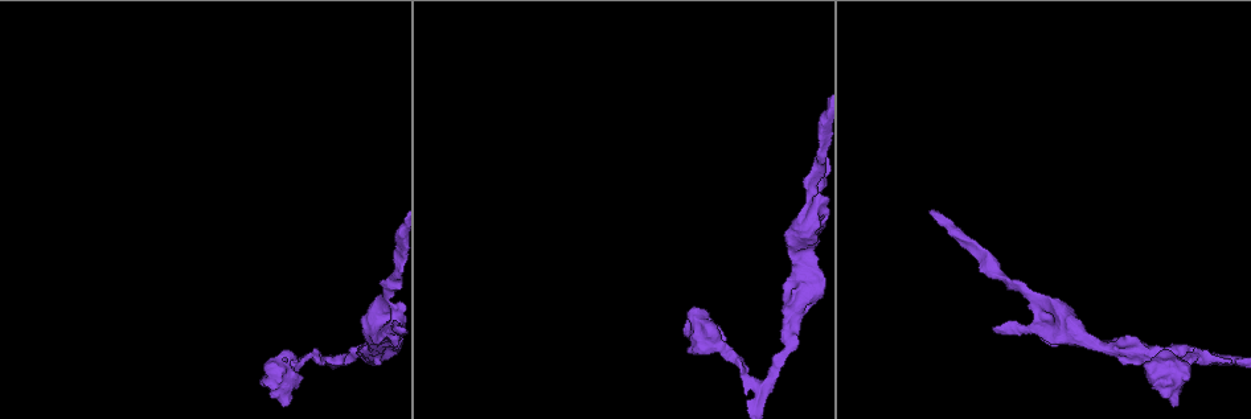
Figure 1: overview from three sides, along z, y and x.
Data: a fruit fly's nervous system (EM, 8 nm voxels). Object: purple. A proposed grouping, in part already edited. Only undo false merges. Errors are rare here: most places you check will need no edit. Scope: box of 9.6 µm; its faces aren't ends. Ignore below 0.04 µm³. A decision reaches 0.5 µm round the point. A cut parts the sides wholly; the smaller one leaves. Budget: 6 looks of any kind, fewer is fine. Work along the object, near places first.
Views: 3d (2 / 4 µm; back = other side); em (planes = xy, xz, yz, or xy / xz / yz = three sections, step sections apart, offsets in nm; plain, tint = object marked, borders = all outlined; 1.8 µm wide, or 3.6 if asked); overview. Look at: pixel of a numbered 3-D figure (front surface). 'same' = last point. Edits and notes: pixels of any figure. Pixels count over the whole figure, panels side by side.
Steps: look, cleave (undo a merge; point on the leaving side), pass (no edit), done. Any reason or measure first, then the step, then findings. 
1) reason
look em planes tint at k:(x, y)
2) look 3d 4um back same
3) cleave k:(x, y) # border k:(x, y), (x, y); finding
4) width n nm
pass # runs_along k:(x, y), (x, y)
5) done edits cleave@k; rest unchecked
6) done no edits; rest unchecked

calibre changes
look 3d 4um back at 1:(1059, 331)

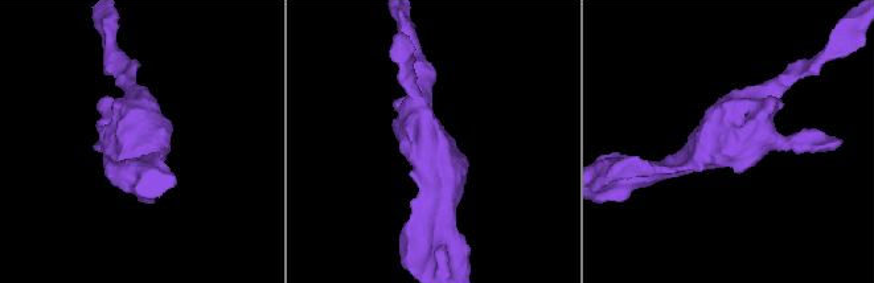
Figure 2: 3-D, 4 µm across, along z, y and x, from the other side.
need the tissue
look em 3.6um xy step 4 tint at 2:(429, 141)

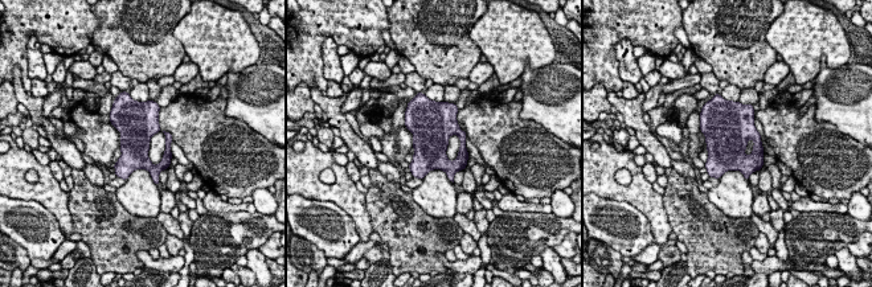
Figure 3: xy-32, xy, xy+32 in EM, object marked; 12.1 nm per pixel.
look em 3.6um planes tint same

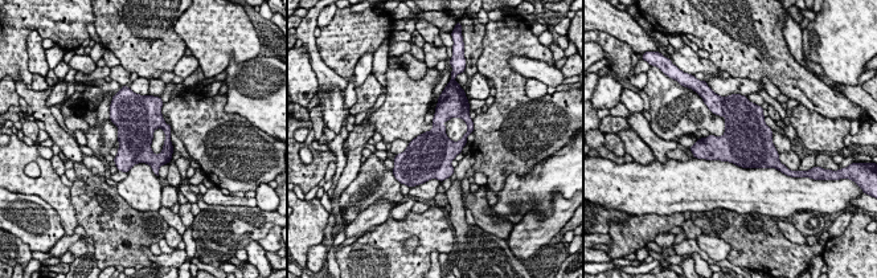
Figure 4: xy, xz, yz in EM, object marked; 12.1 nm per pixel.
pass # continuous, no second neuron

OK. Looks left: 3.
arms part here
look 3d 4um at 1:(800, 293)

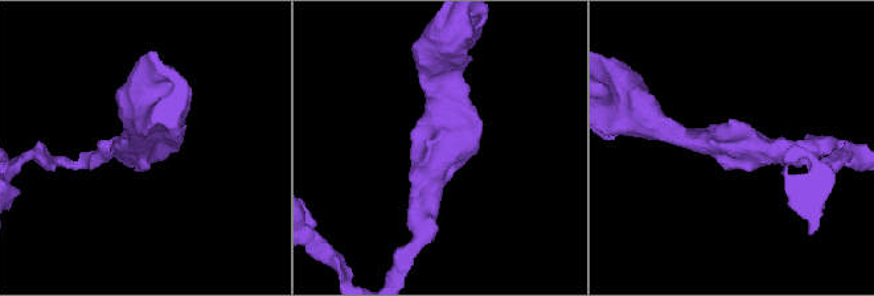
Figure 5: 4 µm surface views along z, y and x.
look em planes tint at 5:(739, 138)

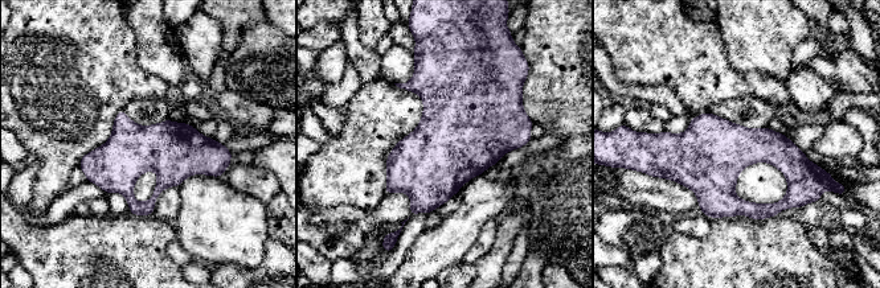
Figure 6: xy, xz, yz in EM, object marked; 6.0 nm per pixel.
pass # one neuron here

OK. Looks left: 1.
a fork
look em 3.6um planes tint at 1:(292, 367)

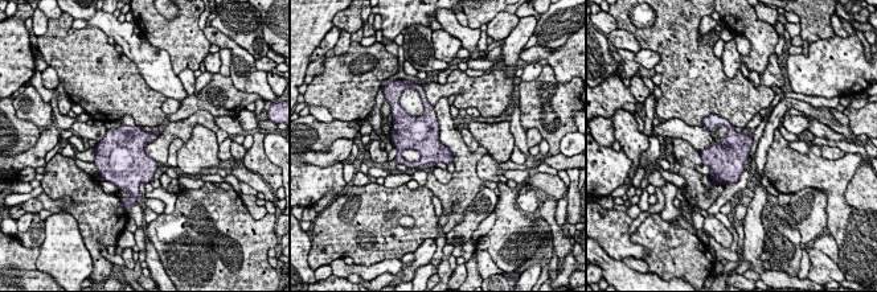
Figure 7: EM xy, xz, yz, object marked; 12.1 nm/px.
pass # one neuron here

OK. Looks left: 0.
done no edits; rest unchecked

